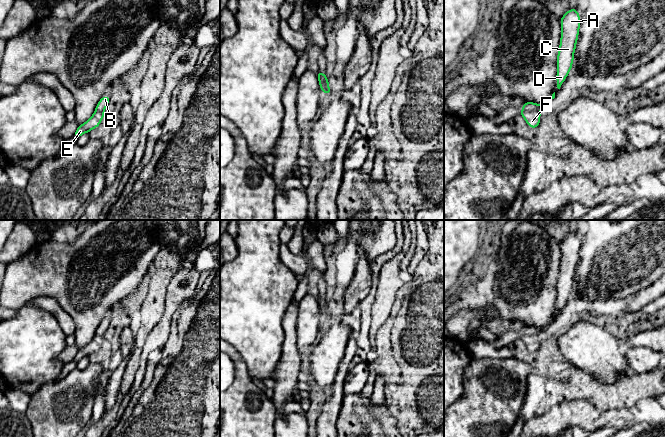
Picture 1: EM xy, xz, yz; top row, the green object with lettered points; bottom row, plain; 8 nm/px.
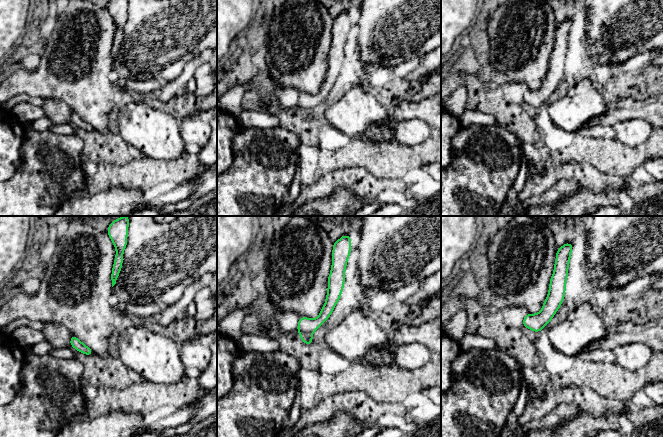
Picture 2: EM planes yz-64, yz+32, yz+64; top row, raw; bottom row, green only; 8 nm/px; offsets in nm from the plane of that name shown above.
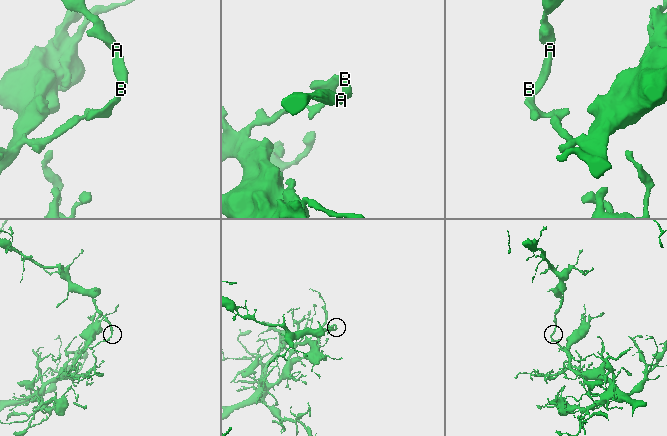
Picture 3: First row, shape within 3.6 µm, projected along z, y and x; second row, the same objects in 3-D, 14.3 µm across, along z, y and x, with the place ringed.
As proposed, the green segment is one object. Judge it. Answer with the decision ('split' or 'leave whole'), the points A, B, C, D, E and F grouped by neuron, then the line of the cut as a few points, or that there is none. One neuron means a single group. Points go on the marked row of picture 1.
split; A B C D / E F; cut in yz along (522, 109), (539, 112)

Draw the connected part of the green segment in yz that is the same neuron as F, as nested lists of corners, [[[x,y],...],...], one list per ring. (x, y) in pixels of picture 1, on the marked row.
[[[521,110],[520,114],[526,120],[528,126],[531,128],[537,128],[541,119],[540,119],[540,112],[537,111],[525,111]]]

